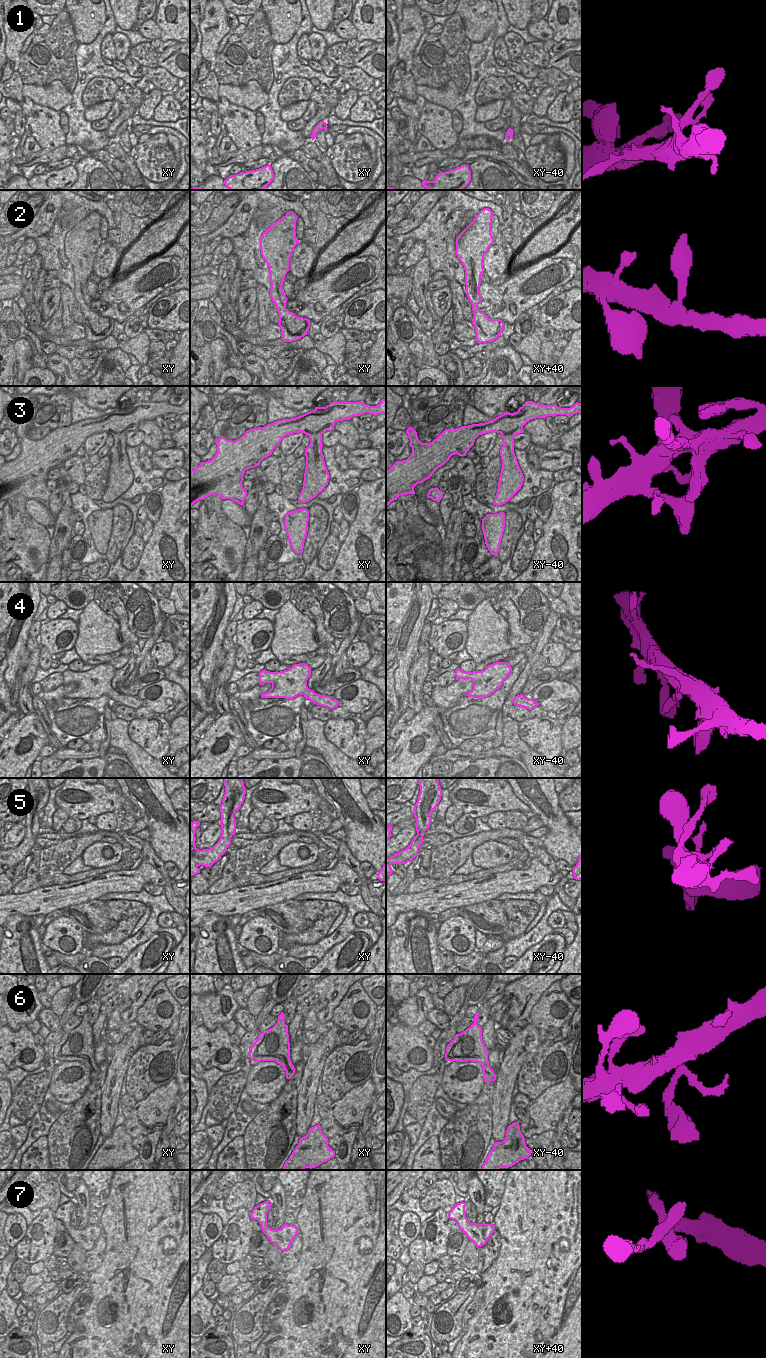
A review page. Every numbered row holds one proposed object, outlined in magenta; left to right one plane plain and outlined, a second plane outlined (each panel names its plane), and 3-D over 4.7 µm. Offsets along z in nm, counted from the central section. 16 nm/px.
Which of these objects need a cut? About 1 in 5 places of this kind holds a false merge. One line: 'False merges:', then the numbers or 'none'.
False merges: none

